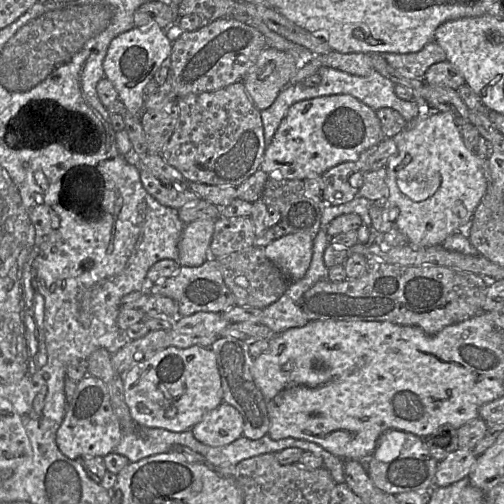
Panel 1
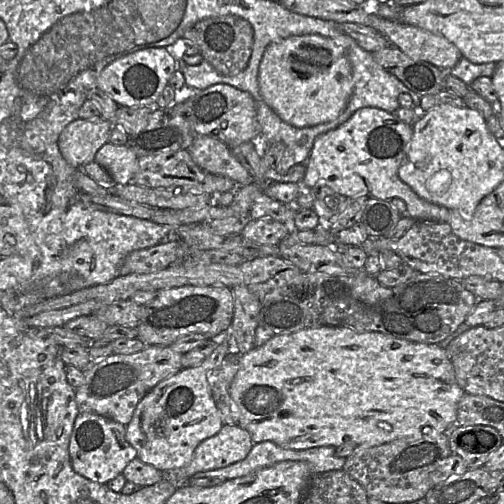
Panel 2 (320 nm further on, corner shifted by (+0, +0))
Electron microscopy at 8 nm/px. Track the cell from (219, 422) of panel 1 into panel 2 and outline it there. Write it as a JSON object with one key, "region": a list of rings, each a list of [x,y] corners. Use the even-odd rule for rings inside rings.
{"region":[[[224,424],[214,436],[202,441],[195,449],[189,464],[170,471],[165,479],[179,487],[195,474],[229,466],[243,460],[253,447],[248,431],[240,426]]]}

